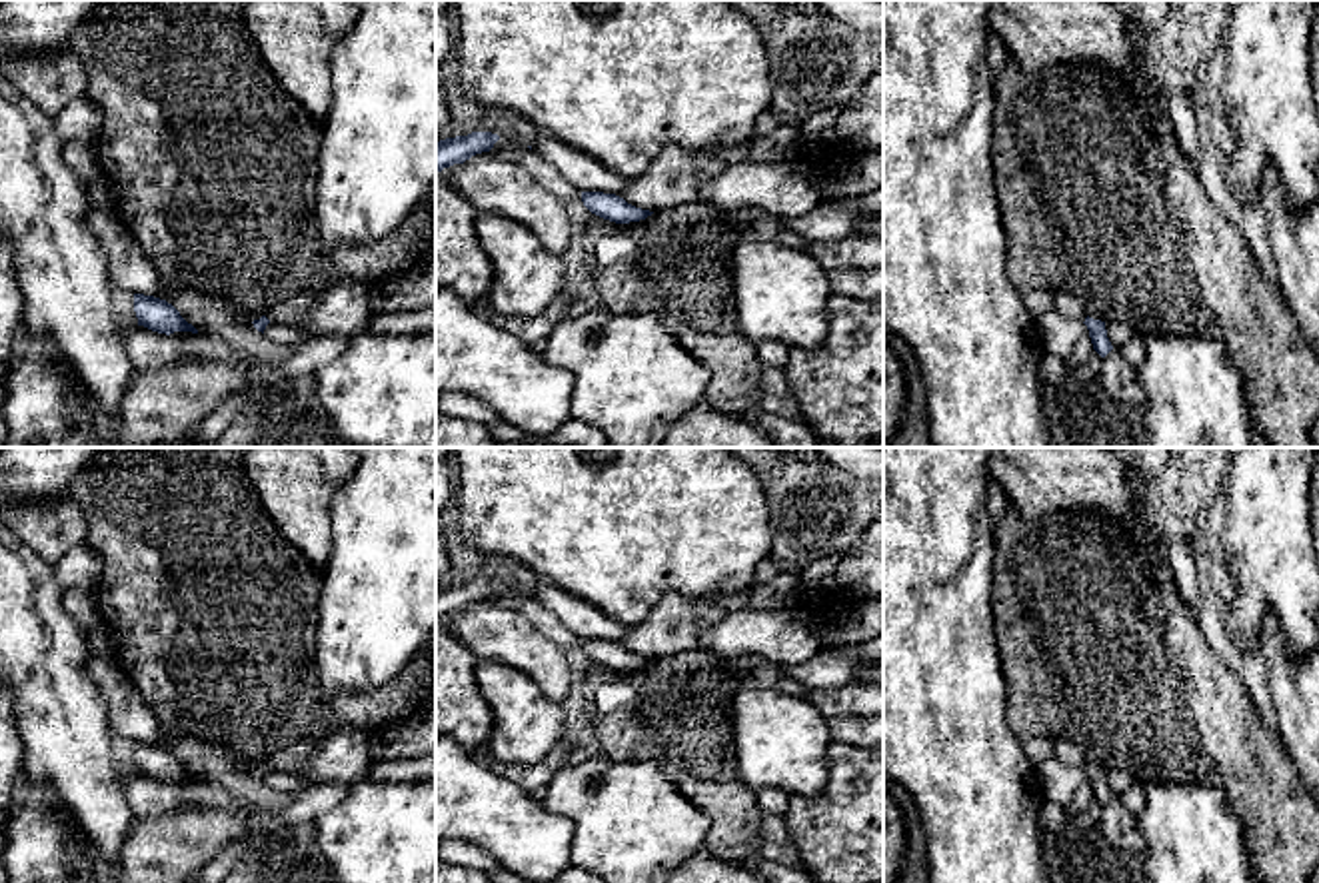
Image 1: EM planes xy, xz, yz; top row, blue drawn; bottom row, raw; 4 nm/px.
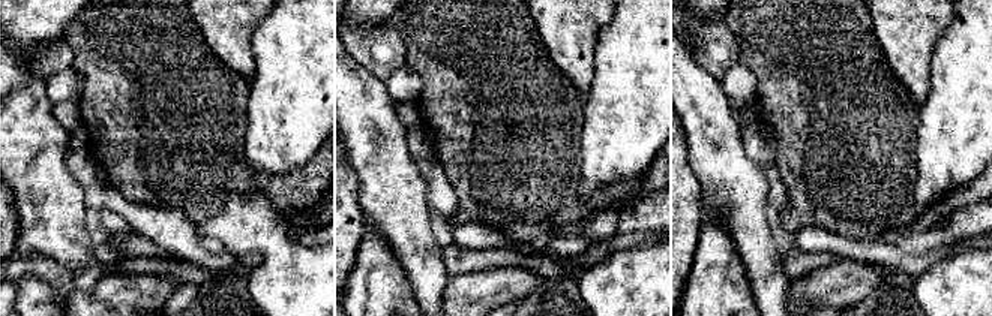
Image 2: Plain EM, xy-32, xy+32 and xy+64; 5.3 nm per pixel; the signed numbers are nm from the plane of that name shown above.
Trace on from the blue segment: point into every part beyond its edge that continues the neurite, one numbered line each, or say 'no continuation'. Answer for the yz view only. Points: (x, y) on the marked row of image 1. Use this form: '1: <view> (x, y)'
no continuation

